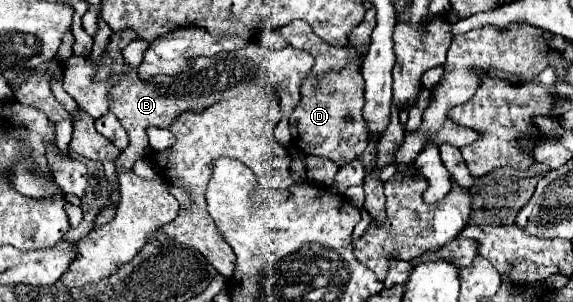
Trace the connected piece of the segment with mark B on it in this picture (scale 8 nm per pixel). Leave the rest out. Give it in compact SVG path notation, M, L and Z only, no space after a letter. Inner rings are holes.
M251 42L243 50L223 52L223 54L213 56L211 64L207 64L203 70L185 72L179 76L155 76L151 80L139 80L139 74L135 68L125 70L123 54L119 54L119 60L111 64L111 74L107 76L107 80L95 80L95 72L99 70L101 58L103 56L99 56L97 62L91 62L87 56L73 54L69 60L65 60L63 88L91 118L97 120L107 112L113 112L119 118L121 126L129 134L129 146L121 152L119 160L115 160L117 170L131 170L135 160L145 156L145 150L149 148L147 128L151 126L169 128L171 124L175 124L179 114L189 112L189 110L203 112L209 104L227 100L251 84L267 84L273 88L273 92L279 92L283 116L281 116L281 132L275 132L275 136L283 146L289 146L291 132L289 132L287 114L291 114L295 104L299 104L301 84L315 64L309 52L303 52L291 46L283 50L269 50L257 42Z

